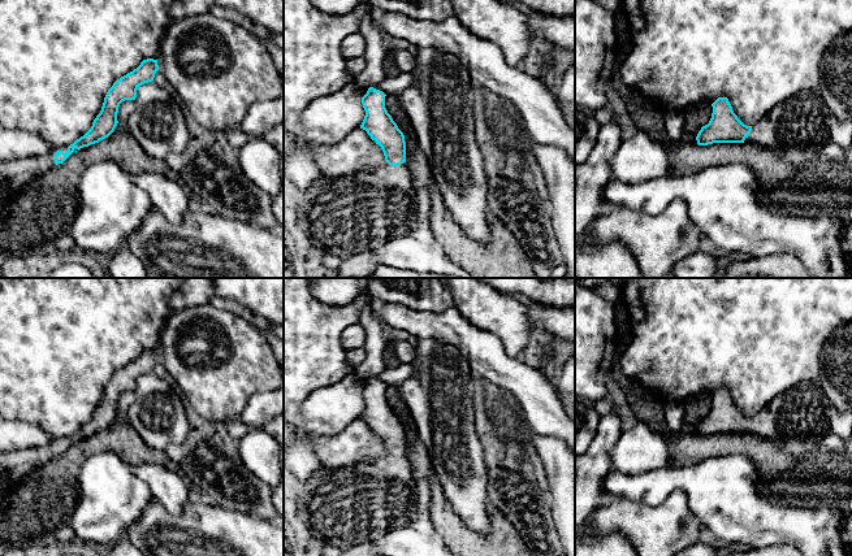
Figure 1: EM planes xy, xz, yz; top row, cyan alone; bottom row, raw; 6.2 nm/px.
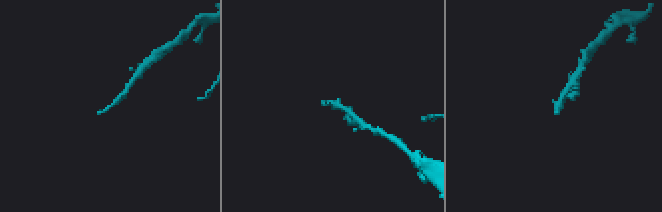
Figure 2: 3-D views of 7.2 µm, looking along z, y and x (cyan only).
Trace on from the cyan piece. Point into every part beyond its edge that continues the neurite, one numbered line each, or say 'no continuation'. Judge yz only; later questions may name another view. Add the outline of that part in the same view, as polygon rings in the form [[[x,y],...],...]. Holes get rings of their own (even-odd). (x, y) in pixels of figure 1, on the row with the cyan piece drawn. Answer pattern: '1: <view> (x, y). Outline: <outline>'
1: yz (795, 130). Outline: [[[803,90],[754,123],[744,142],[801,166],[823,158],[823,144],[830,140],[832,120],[821,94]]]

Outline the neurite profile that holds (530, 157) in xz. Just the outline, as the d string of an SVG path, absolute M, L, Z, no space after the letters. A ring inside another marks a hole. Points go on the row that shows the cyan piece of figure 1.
M532 145L526 149L524 152L524 161L531 170L531 173L535 177L536 186L539 188L539 195L548 203L550 204L550 195L548 190L548 184L542 173L542 169L540 168L536 155L532 149Z

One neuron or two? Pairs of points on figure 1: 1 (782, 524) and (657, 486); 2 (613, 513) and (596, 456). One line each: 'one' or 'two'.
1: one
2: two

